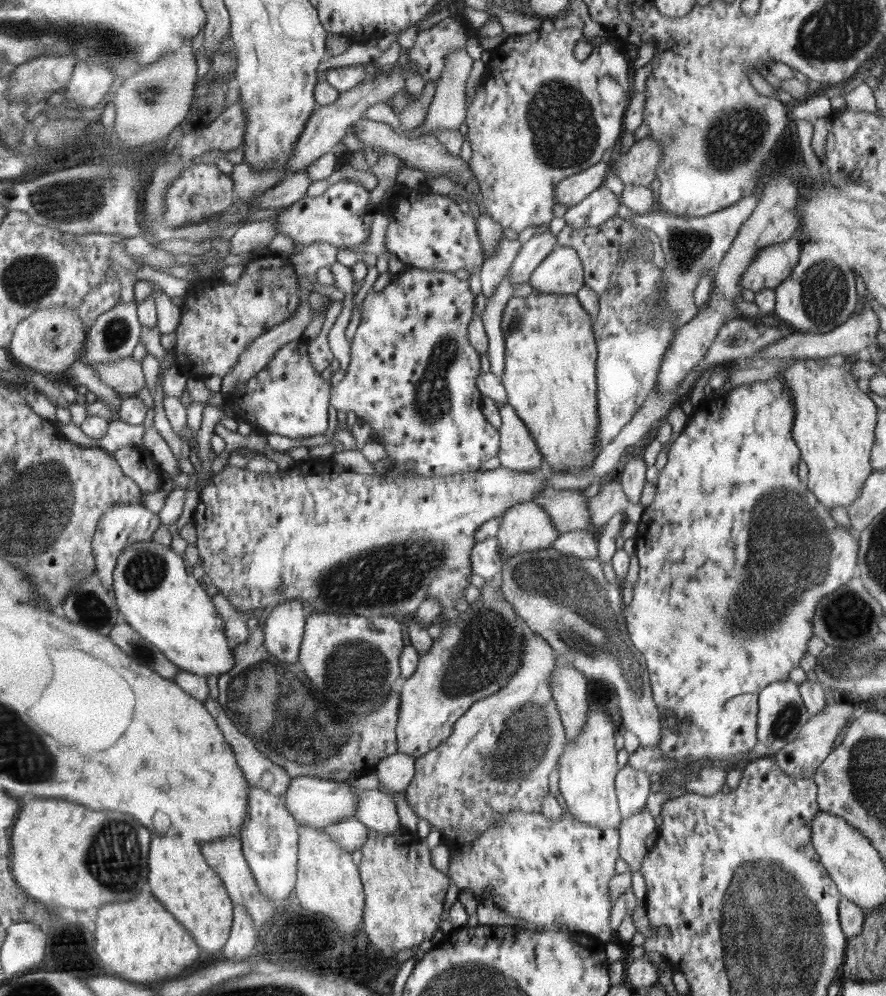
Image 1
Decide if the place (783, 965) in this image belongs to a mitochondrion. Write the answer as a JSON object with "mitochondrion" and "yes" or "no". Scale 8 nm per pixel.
{"mitochondrion":"yes"}

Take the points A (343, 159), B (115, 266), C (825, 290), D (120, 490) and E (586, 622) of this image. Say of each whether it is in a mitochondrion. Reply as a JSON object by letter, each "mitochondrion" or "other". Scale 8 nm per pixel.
{"A":"other","B":"other","C":"mitochondrion","D":"other","E":"mitochondrion"}

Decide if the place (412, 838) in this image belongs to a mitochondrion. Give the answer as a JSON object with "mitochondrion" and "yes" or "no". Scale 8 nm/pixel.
{"mitochondrion":"no"}

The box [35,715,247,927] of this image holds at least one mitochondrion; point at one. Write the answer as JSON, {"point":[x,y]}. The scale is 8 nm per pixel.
{"point":[114,857]}

